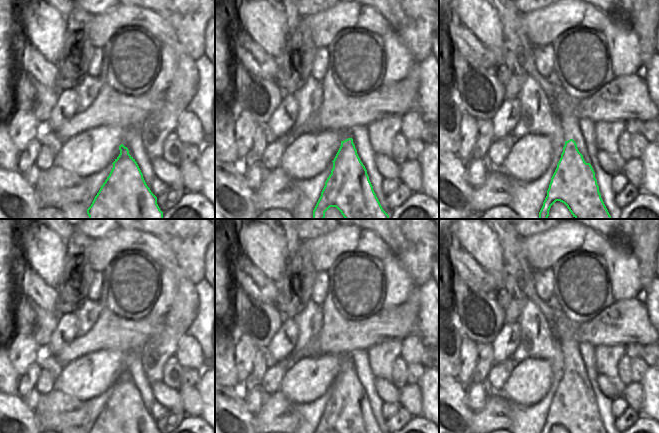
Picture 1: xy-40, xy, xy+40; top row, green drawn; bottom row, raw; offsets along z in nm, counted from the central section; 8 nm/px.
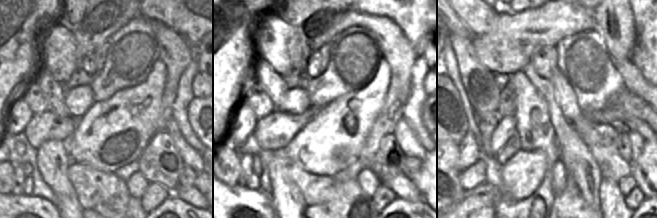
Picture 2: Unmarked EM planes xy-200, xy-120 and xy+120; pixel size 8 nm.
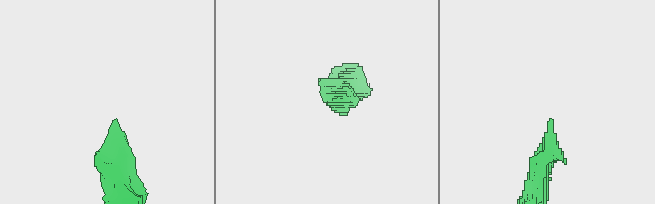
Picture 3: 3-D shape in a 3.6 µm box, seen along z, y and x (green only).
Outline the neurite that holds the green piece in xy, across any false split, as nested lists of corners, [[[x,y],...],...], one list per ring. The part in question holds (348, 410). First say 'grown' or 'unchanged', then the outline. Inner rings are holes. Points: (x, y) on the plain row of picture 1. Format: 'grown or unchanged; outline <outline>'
grown; outline [[[349,357],[341,358],[341,370],[332,386],[331,398],[314,433],[383,433]]]

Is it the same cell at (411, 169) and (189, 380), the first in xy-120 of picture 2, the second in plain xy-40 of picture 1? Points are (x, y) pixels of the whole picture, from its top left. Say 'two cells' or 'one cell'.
one cell

